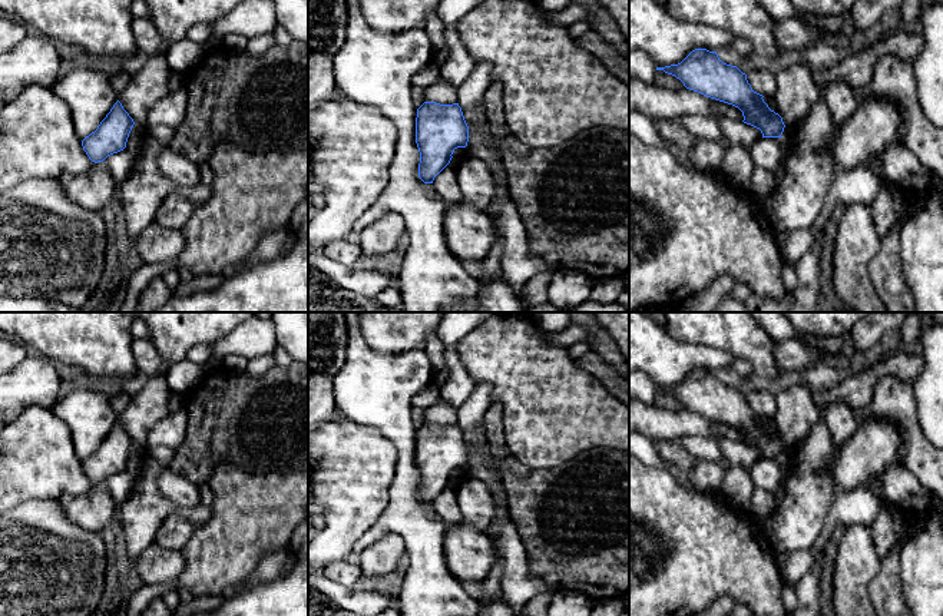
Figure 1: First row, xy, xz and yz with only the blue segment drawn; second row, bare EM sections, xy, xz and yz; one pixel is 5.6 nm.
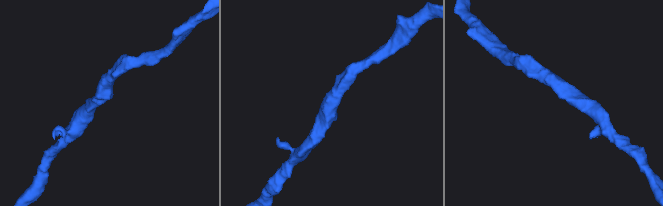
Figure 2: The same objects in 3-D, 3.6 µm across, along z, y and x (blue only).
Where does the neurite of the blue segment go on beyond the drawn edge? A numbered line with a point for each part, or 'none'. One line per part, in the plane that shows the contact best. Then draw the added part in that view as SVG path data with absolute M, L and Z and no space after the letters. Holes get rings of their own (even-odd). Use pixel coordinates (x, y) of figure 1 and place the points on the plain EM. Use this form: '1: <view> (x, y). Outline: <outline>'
none

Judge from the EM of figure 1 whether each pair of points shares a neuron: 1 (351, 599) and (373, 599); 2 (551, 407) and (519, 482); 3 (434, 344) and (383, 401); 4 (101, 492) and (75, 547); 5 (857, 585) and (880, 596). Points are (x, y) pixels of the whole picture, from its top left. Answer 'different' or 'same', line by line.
1: same
2: different
3: different
4: different
5: different

